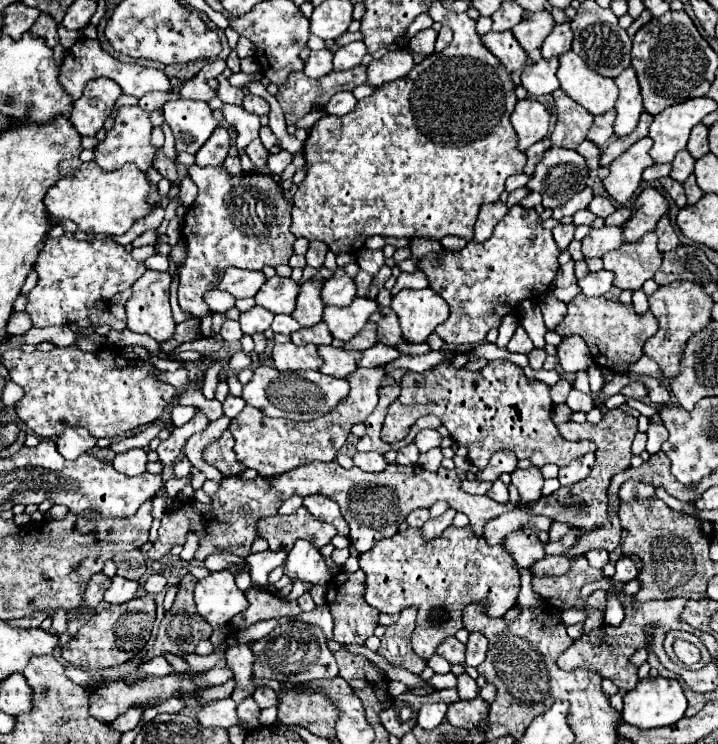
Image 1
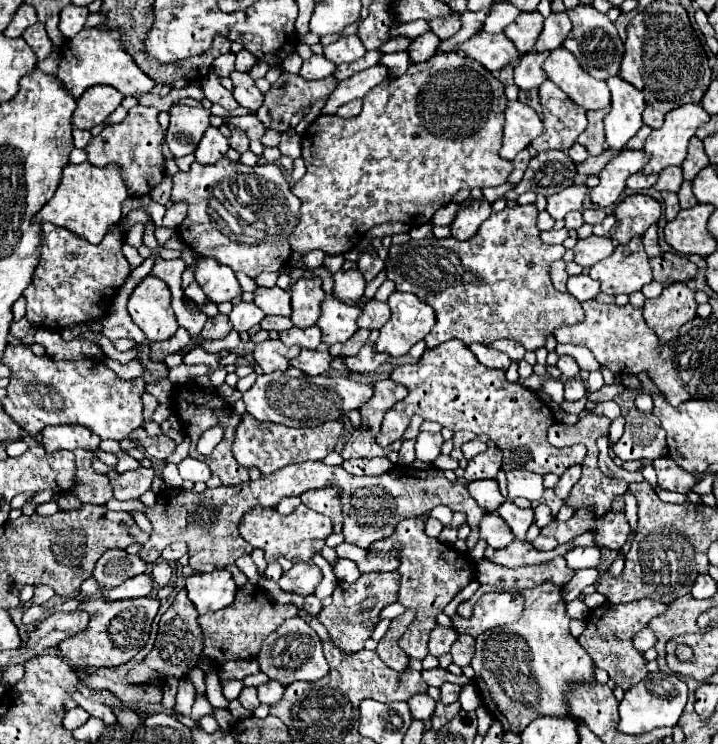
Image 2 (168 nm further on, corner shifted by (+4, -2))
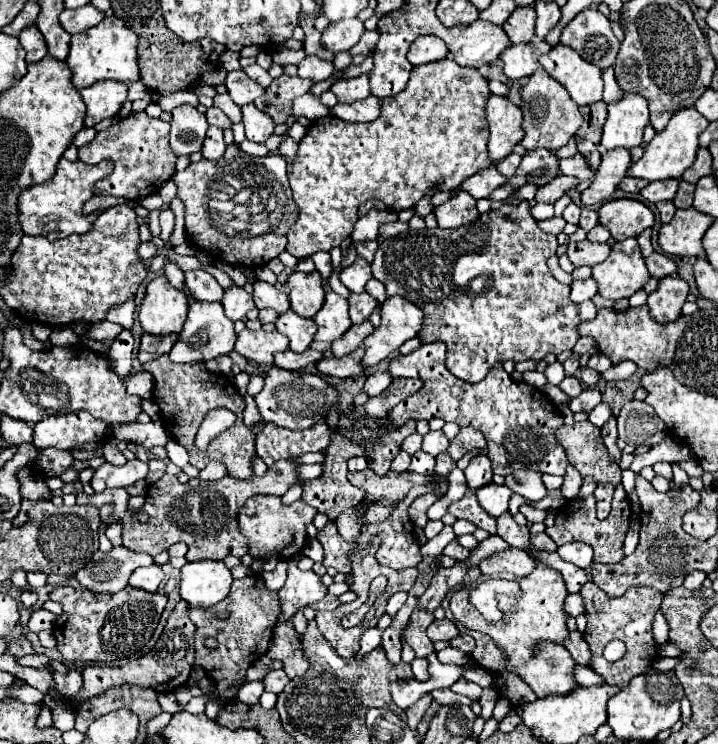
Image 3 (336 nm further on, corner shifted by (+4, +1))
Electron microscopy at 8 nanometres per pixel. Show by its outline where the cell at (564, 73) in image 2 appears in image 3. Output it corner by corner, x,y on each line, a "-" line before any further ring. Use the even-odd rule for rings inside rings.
556,45
540,57
546,73
556,79
578,105
602,101
602,73
596,65
582,59
574,49

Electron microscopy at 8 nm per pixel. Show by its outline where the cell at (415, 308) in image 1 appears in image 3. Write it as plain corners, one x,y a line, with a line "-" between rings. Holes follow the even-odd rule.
396,295
392,299
386,299
382,303
382,323
374,329
372,335
364,339
364,367
374,367
382,359
386,359
390,353
398,351
398,347
416,337
422,323
420,309
410,303
408,299

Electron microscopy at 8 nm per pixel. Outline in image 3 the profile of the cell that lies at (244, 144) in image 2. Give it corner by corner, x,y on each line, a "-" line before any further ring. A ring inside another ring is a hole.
210,107
210,109
206,111
206,119
208,119
210,125
216,125
216,127
220,127
220,129
228,129
228,127
232,127
230,119
228,119
218,107

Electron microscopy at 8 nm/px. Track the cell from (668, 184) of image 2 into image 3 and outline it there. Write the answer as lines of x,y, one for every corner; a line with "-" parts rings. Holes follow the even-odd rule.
666,179
664,183
650,183
648,187
644,187
640,191
640,195
650,201
650,203
658,203
658,201
670,201
676,195
676,187
678,187
678,179

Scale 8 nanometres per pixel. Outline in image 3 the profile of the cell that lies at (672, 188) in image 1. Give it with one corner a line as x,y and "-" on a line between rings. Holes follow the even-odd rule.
672,201
656,203
656,209
658,209
658,213
660,213
660,221
662,221
662,223
670,223
670,219
672,219
674,213
676,213
676,207
674,207

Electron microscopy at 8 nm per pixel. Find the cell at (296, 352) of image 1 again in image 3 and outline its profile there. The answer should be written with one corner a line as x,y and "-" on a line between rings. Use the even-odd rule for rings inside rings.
244,329
238,335
238,341
234,345
236,353
240,353
248,361
254,361
262,367
270,367
274,363
274,353
284,349
288,349
288,339
282,333
278,331
266,333
262,329
258,331

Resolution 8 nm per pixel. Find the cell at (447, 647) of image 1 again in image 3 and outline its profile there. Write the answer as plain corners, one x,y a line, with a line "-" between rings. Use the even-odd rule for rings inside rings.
434,619
432,625
428,627
428,637
432,641
450,641
456,635
458,635
458,629
456,629
456,625
450,619
442,619
442,621

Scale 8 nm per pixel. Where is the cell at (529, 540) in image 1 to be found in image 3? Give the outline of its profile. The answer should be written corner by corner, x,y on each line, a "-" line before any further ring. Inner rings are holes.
468,491
462,499
454,501
454,503
448,507
448,511
450,511
452,515
456,515
458,519
466,519
466,521
478,525
480,529
486,529
488,533
496,535
496,519
490,517
490,515
480,507
474,491

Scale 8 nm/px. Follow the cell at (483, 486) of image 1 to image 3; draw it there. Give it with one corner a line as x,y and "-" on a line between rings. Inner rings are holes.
490,483
488,487
480,487
480,491
476,491
476,497
488,515
500,517
504,511
508,511
512,491
506,485

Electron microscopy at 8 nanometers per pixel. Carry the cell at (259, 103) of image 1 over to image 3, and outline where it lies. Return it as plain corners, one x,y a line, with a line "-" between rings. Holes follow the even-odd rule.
242,69
228,73
226,87
228,87
232,101
240,107
246,103
254,103
258,97
264,95
264,87
258,85
254,79
250,79

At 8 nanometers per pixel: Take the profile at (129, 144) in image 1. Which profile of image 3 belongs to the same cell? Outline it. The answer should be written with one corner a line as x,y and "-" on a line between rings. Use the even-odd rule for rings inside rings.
132,113
112,127
98,131
96,137
78,149
78,157
84,163
100,163
104,159
114,163
114,171
96,183
96,195
114,195
132,201
140,201
152,193
156,193
164,181
168,181
176,171
178,155
168,145
170,123
162,119
148,117
142,113

